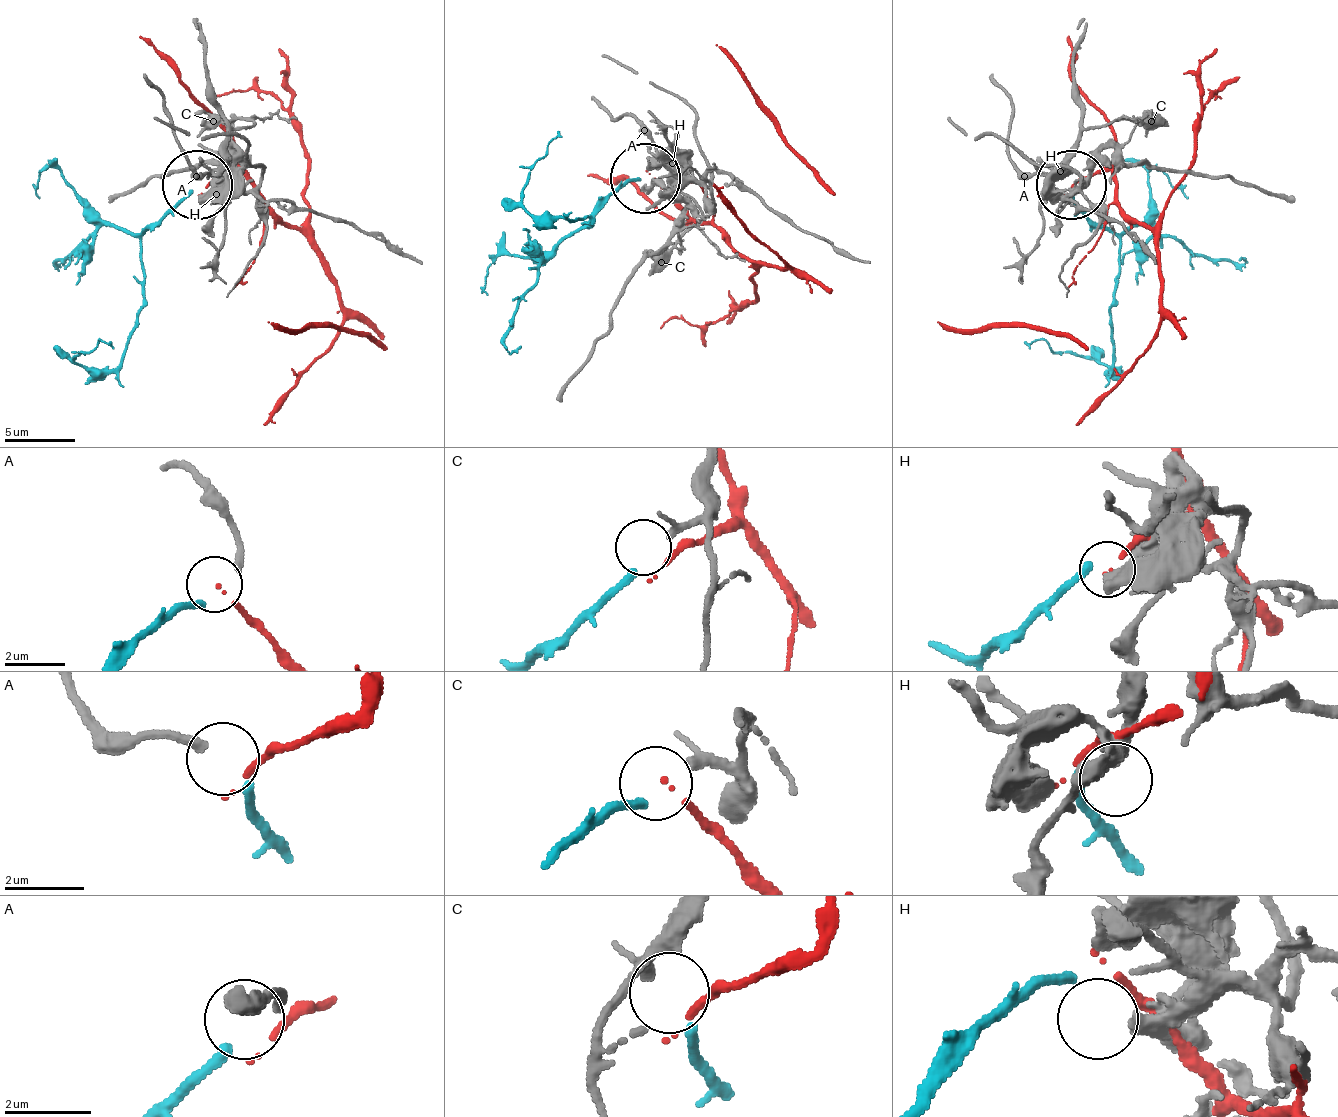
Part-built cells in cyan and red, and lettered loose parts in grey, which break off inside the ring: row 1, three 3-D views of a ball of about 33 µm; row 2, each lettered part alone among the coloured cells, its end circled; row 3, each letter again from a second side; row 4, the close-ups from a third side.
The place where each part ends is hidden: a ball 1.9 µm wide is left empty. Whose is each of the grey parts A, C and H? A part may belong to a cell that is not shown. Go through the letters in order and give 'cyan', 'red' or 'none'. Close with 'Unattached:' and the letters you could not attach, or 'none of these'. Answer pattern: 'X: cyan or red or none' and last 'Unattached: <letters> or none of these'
A: none
C: cyan
H: none
Unattached: A, H

